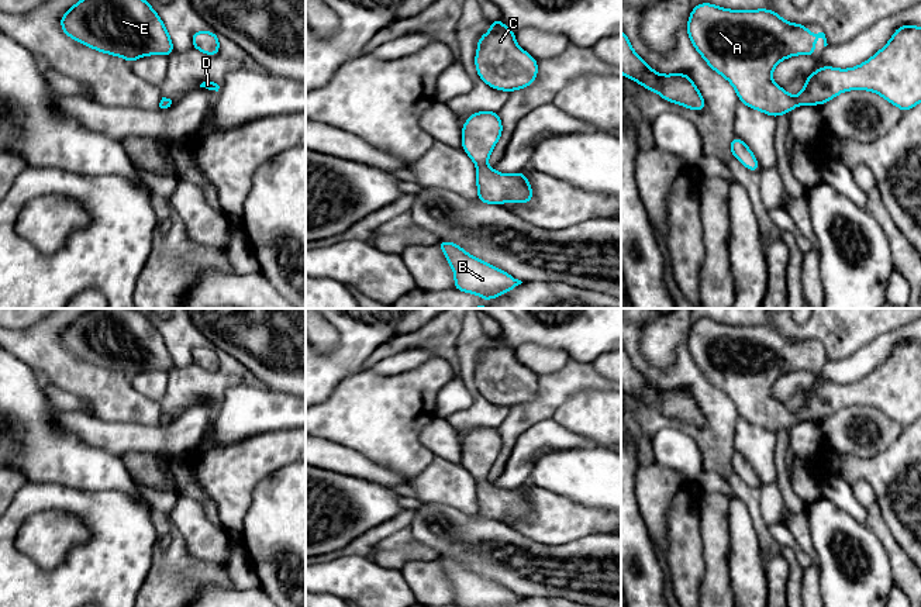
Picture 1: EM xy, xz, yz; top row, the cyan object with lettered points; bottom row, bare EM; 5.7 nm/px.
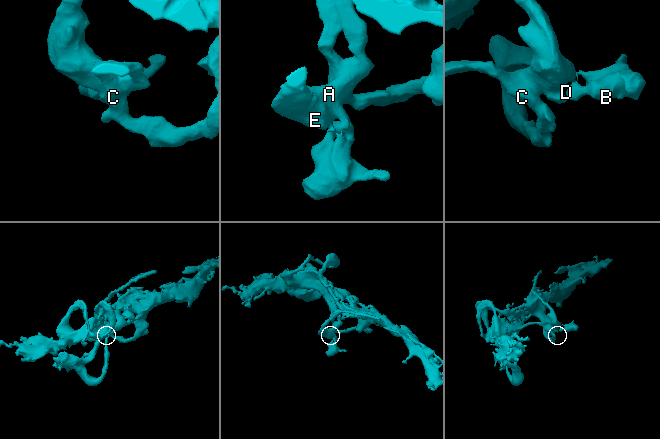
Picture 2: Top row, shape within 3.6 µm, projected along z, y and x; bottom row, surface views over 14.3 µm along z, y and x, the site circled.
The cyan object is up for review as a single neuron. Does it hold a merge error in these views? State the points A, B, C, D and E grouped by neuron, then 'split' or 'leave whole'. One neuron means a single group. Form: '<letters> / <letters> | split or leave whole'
A B C D E | leave whole

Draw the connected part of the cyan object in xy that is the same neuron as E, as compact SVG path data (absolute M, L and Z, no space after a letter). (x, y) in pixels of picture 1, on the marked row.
M77 0L62 14L61 28L69 38L97 52L121 56L128 63L141 56L175 52L163 21L146 0Z

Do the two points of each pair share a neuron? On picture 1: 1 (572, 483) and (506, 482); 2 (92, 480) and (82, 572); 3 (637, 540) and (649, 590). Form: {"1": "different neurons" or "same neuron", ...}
{"1": "different neurons", "2": "different neurons", "3": "same neuron"}

